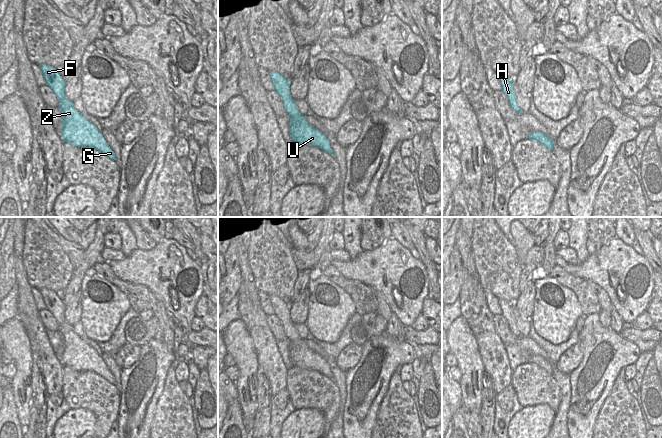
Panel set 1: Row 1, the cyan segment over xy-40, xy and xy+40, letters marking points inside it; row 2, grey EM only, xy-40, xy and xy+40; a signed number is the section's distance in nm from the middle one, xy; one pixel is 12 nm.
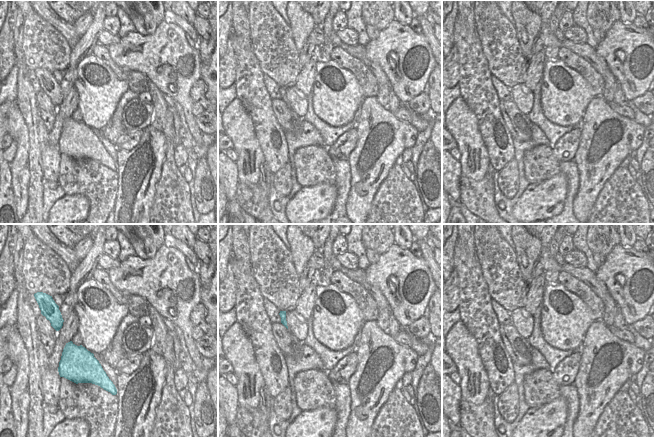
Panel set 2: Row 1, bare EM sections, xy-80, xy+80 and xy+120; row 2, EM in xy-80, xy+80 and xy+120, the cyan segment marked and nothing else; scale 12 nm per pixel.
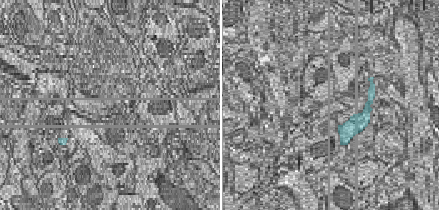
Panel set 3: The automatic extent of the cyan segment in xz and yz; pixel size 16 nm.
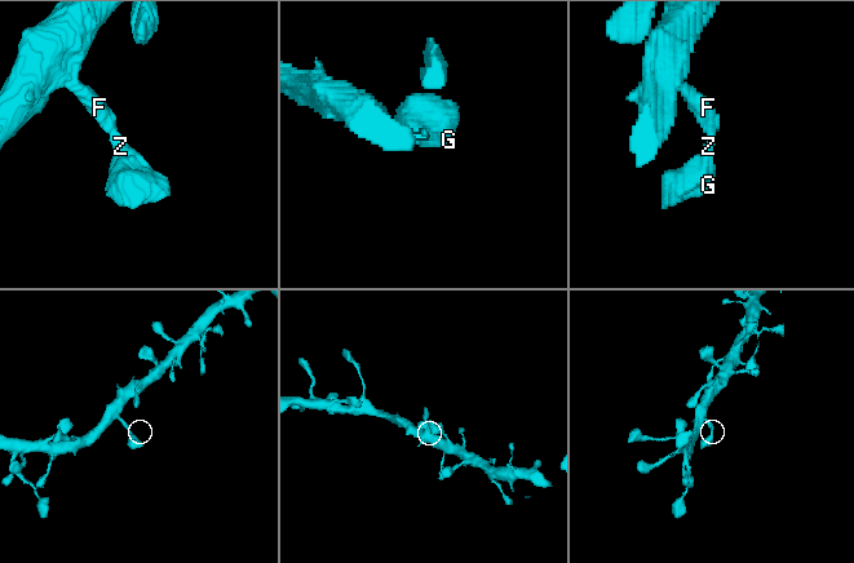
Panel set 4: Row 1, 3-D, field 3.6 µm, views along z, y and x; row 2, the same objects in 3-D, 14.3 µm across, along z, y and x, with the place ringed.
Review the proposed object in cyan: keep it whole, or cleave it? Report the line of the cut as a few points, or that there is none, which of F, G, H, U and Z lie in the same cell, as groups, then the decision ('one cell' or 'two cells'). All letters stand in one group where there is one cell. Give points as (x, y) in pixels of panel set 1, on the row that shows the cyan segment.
no cut; F G H U Z; one cell

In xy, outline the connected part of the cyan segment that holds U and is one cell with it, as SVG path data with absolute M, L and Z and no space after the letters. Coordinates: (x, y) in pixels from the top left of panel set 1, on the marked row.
M269 71L269 75L274 85L274 90L281 97L283 107L290 117L289 127L293 141L304 145L316 146L332 156L333 150L330 146L330 141L322 132L312 127L306 121L305 116L299 112L290 94L290 81L277 72Z

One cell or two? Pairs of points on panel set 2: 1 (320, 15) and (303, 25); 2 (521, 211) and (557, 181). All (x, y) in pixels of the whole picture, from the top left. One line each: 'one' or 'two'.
1: two
2: one

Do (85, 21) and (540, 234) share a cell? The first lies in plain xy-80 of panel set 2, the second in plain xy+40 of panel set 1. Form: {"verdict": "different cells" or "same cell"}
{"verdict": "same cell"}

